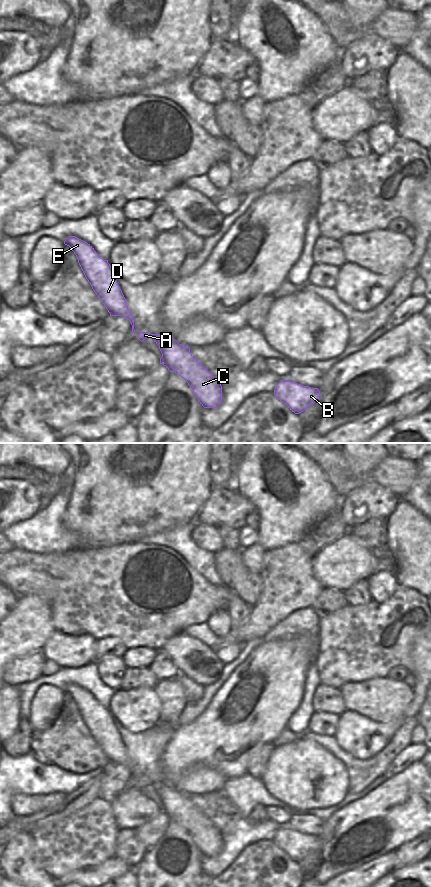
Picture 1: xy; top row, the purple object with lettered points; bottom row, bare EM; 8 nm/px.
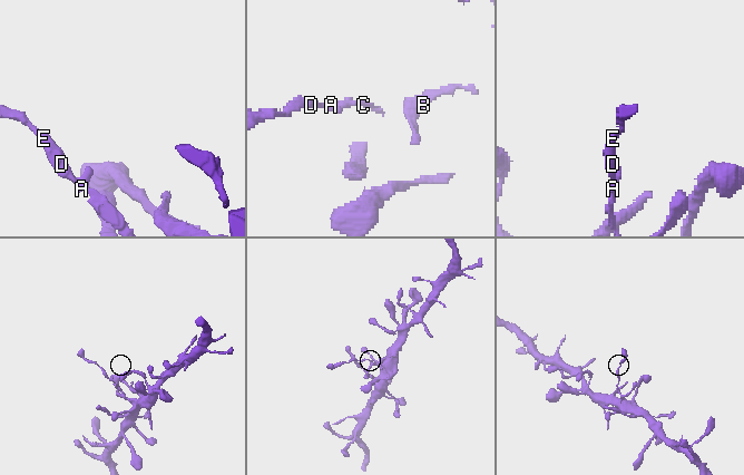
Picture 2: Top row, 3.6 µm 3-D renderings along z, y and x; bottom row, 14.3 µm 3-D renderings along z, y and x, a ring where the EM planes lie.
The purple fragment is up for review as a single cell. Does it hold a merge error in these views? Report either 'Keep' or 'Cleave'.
Cleave.

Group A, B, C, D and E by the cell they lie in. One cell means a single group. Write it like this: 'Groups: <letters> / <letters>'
Groups: A D E / B C.

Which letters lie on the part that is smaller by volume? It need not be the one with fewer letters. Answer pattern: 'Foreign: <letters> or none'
Foreign: A, D, E.

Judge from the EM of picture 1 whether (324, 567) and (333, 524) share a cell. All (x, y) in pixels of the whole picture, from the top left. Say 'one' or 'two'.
two

